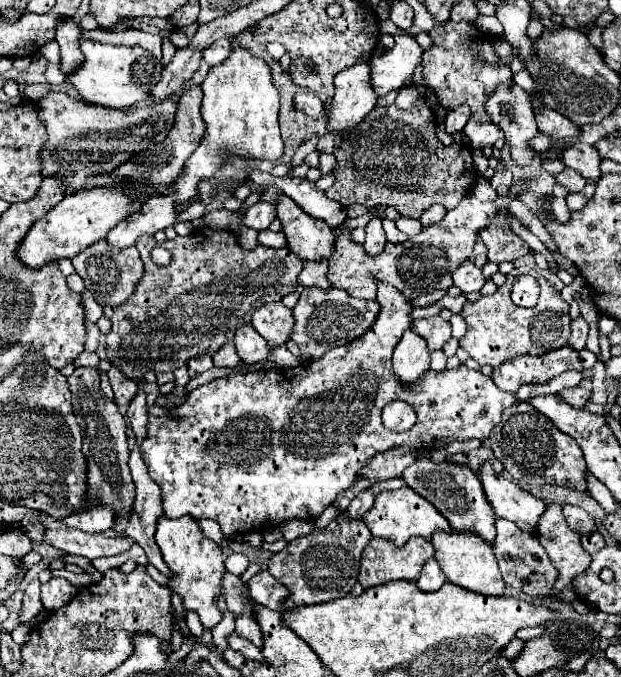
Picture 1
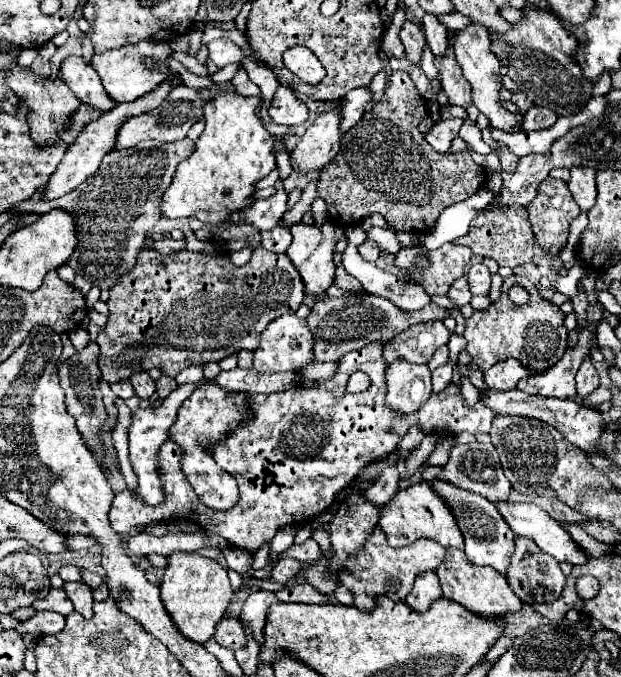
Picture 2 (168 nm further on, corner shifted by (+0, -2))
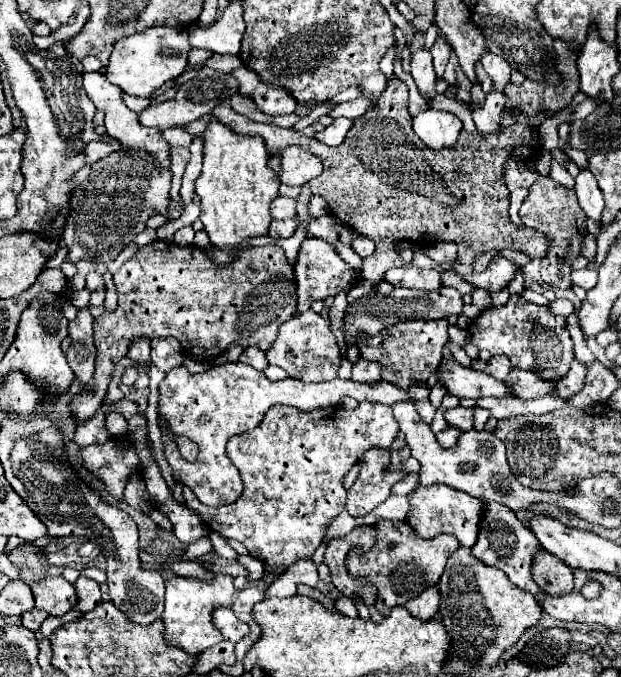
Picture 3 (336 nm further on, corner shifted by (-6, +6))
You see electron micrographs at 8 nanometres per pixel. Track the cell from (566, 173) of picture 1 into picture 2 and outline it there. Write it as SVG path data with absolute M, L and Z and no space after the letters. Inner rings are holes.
M548 178L538 186L536 198L526 206L526 210L528 210L528 220L532 224L532 232L540 248L550 250L550 252L560 252L566 246L570 222L580 214L580 208L576 208L576 202L572 200L572 196L568 196L566 182L556 180L556 178Z

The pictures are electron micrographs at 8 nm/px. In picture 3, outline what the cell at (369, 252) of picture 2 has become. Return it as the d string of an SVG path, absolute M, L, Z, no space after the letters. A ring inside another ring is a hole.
M360 235L354 240L354 252L356 252L358 256L366 258L366 256L374 254L374 250L376 250L376 242L374 242L372 238Z

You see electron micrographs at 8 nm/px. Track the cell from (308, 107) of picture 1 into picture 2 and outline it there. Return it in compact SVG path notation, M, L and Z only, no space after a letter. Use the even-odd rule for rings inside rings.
M280 86L274 96L272 96L272 106L268 108L268 116L276 124L286 124L286 126L296 126L306 122L308 118L308 108L302 100L294 96L294 92L286 86Z

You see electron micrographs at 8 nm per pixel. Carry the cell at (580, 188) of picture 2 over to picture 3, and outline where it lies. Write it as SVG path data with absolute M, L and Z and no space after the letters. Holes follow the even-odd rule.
M582 168L580 174L576 176L574 192L578 196L578 204L582 206L584 214L596 220L596 224L600 224L600 214L604 210L604 196L598 188L598 182L594 180L594 174L588 168Z

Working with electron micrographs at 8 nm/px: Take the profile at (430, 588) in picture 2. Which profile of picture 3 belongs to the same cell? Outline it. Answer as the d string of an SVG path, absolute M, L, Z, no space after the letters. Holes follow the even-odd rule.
M438 586L434 588L426 588L426 592L422 592L422 596L416 596L414 600L410 600L410 604L406 604L408 612L420 620L430 620L436 616L438 608L440 608L440 592Z

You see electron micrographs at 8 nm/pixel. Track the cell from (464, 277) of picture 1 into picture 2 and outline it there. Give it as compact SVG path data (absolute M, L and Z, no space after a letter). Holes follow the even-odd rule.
M476 264L470 268L468 272L468 284L470 284L470 290L472 294L482 294L482 296L488 296L490 292L490 270L484 266L484 264Z

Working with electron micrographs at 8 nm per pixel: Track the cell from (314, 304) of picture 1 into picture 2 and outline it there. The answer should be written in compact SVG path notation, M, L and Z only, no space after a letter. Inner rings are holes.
M322 296L316 300L310 316L306 318L308 326L314 334L314 352L318 362L338 362L344 354L358 350L372 342L388 342L398 332L406 330L412 324L428 322L428 320L446 320L450 312L446 308L440 308L438 304L430 302L420 310L404 312L398 306L394 306L390 300L382 296L358 296L358 298L328 298Z

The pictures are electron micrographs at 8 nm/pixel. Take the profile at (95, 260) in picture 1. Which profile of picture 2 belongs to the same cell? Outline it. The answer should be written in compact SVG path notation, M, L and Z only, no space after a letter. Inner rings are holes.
M184 138L162 144L160 148L134 146L126 150L112 150L108 156L104 156L100 168L68 196L48 202L21 202L14 208L18 212L34 210L40 214L60 208L74 216L78 244L68 260L68 266L72 266L100 290L110 290L112 284L116 284L116 280L136 262L136 254L144 246L148 232L162 216L162 194L170 186L178 164L190 156L192 148L194 142Z

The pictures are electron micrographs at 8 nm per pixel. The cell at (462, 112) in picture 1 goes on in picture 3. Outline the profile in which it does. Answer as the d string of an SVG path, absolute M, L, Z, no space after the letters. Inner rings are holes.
M426 110L412 118L412 128L428 148L440 150L456 142L462 132L462 122L452 112Z

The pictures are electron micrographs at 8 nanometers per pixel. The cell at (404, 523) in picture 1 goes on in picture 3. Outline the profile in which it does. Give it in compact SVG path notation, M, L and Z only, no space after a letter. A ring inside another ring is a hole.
M432 484L430 488L416 488L410 494L410 510L406 516L406 524L420 538L434 538L438 534L452 534L458 538L462 546L472 548L478 536L478 524L482 518L482 502L466 492L458 492L446 484Z

